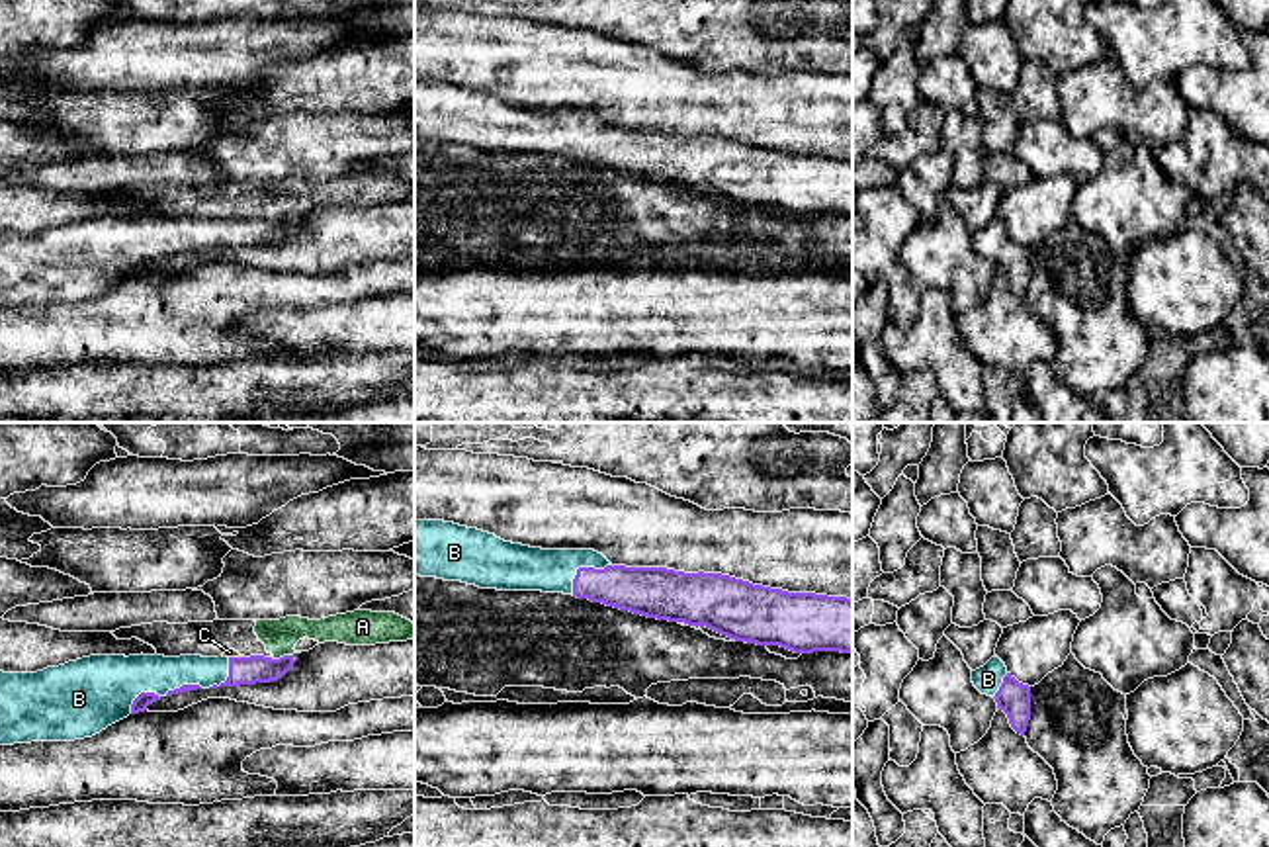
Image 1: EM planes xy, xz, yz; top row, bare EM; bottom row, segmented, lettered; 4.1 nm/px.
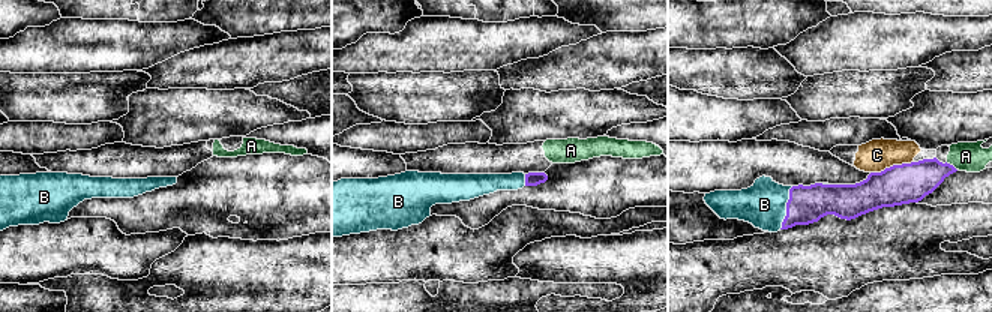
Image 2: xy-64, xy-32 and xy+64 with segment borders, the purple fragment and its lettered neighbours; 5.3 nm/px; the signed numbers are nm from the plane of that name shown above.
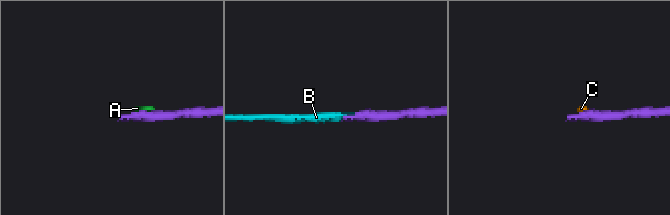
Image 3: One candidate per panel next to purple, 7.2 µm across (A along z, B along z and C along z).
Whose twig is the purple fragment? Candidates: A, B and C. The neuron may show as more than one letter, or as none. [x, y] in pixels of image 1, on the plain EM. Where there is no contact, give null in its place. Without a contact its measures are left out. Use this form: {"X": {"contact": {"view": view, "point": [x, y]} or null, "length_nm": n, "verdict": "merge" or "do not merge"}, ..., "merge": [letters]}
{"A": {"contact": {"view": "xy", "point": [284, 218]}, "length_nm": 80, "verdict": "do not merge"}, "B": {"contact": {"view": "xz", "point": [581, 130]}, "length_nm": 200, "verdict": "merge"}, "C": {"contact": {"view": "xy", "point": [237, 220]}, "length_nm": 60, "verdict": "do not merge"}, "merge": ["B"]}

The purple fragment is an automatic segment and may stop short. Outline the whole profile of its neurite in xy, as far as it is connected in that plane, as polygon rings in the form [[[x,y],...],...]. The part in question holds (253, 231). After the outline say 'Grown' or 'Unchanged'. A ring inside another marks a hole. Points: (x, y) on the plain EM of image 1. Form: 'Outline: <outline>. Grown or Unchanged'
Outline: [[[90,217],[37,235],[0,233],[0,307],[92,299],[162,258],[272,245],[293,225],[293,217]]]. Grown

